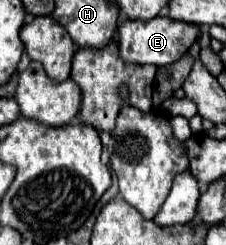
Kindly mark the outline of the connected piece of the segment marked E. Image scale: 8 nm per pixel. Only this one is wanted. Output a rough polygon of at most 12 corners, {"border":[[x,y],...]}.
{"border":[[123,21],[119,53],[129,63],[175,63],[201,35],[197,25]]}

